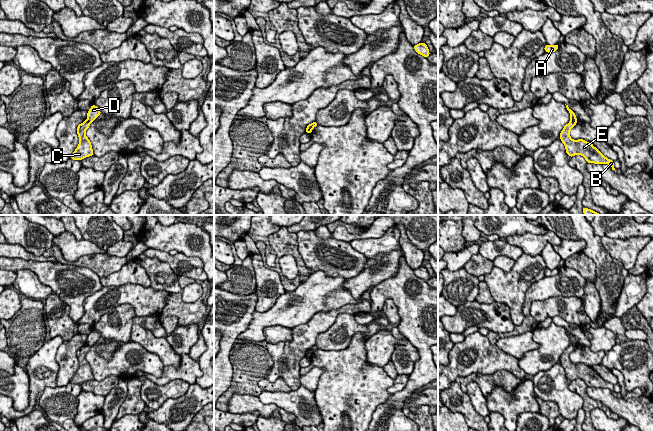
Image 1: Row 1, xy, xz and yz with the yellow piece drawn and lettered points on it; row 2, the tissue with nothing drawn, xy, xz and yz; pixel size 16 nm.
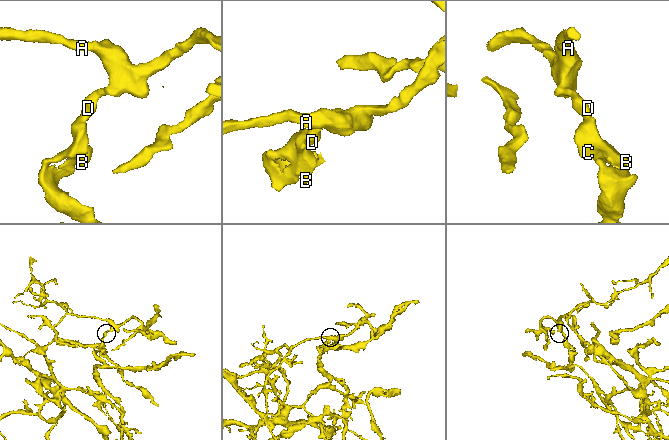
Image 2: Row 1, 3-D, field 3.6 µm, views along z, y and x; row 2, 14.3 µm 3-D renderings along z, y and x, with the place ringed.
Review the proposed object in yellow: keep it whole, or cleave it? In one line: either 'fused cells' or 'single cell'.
fused cells

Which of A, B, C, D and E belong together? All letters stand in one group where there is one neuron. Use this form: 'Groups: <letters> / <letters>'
Groups: A D / B C E

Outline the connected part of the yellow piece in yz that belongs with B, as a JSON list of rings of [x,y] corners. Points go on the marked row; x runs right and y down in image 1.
[[[577,119],[570,121],[566,124],[563,130],[560,132],[560,139],[565,146],[568,156],[573,157],[575,155],[582,155],[587,163],[594,164],[608,164],[612,170],[614,168],[614,162],[611,159],[605,157],[592,143],[589,143],[583,139],[573,140],[570,136],[570,130],[576,125]]]

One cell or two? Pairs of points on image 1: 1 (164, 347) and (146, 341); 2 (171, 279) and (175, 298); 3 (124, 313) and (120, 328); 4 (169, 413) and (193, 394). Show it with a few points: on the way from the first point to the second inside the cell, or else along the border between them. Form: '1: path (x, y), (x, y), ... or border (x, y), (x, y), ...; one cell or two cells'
1: path (160, 346), (150, 342); one cell
2: border (179, 291), (168, 293); two cells
3: path (123, 317), (121, 324); one cell
4: path (175, 412), (187, 400); one cell

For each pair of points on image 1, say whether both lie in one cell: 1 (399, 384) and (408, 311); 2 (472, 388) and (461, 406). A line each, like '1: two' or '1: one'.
1: two
2: two

